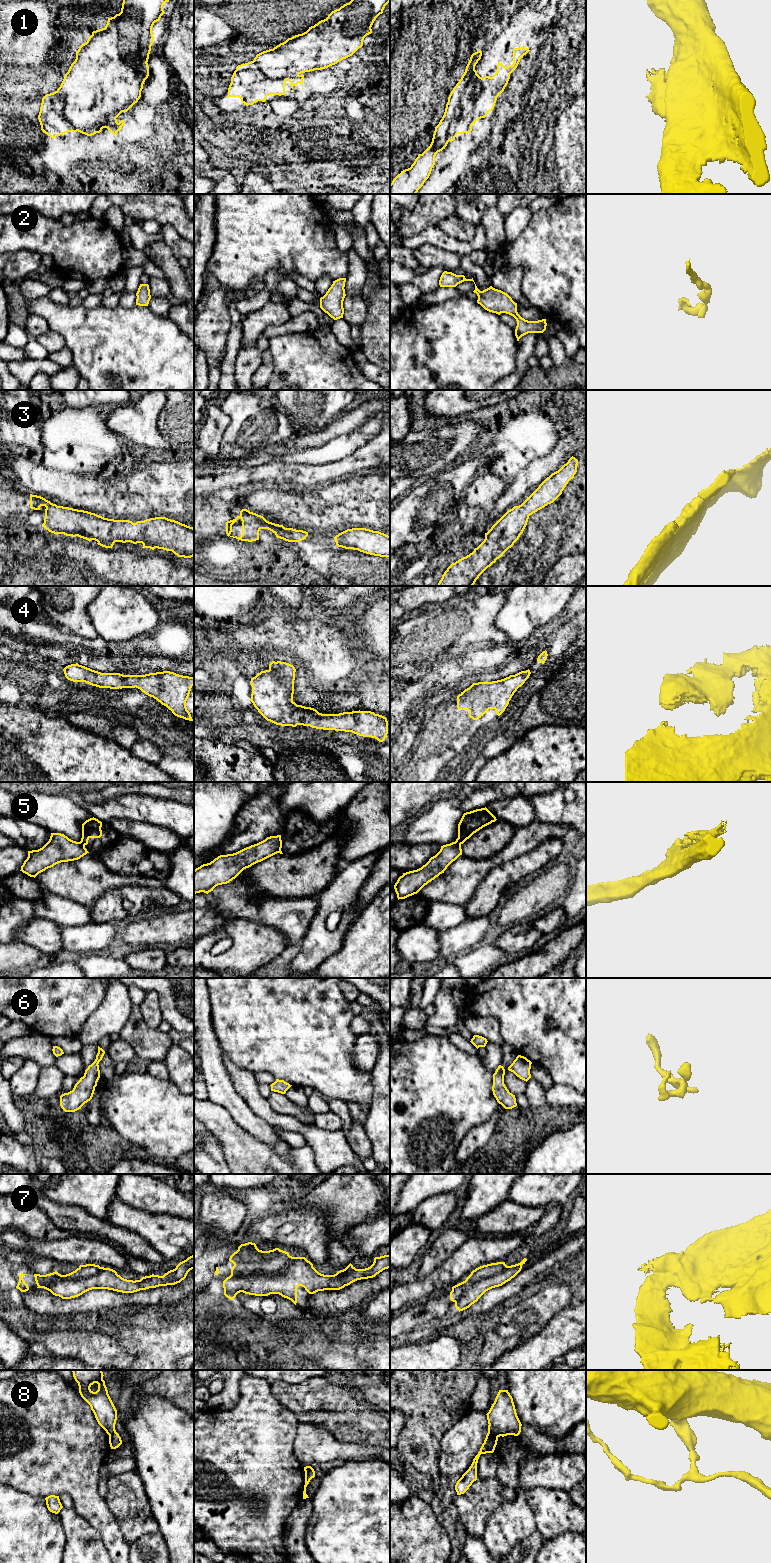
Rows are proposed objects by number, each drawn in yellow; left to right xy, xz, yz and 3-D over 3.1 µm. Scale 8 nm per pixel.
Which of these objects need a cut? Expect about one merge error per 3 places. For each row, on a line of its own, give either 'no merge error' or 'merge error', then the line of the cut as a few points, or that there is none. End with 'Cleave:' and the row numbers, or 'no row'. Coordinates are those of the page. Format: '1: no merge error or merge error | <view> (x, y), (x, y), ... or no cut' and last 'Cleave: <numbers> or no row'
1: merge error | yz (475, 70), (461, 93), (460, 114), (450, 124), (447, 141)
2: no merge error | no cut
3: no merge error | no cut
4: no merge error | no cut
5: merge error | yz (455, 841), (460, 845)
6: no merge error | no cut
7: merge error | xz (290, 1256), (287, 1266), (280, 1273), (250, 1272), (231, 1275)
8: merge error | yz (488, 1431), (497, 1437)
Cleave: 1, 5, 7, 8

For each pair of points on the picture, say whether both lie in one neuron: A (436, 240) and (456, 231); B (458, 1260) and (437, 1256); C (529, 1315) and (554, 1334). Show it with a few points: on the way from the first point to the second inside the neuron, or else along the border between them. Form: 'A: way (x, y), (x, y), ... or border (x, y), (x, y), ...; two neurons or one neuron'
A: border (437, 225), (452, 237), (459, 240), (471, 240); two neurons
B: border (465, 1242), (430, 1273); two neurons
C: border (561, 1310), (539, 1332), (524, 1338); two neurons

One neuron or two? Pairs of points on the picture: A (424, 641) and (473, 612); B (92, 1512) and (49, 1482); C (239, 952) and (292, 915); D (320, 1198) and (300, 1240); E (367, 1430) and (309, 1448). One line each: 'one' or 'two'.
A: one
B: one
C: two
D: two
E: two

